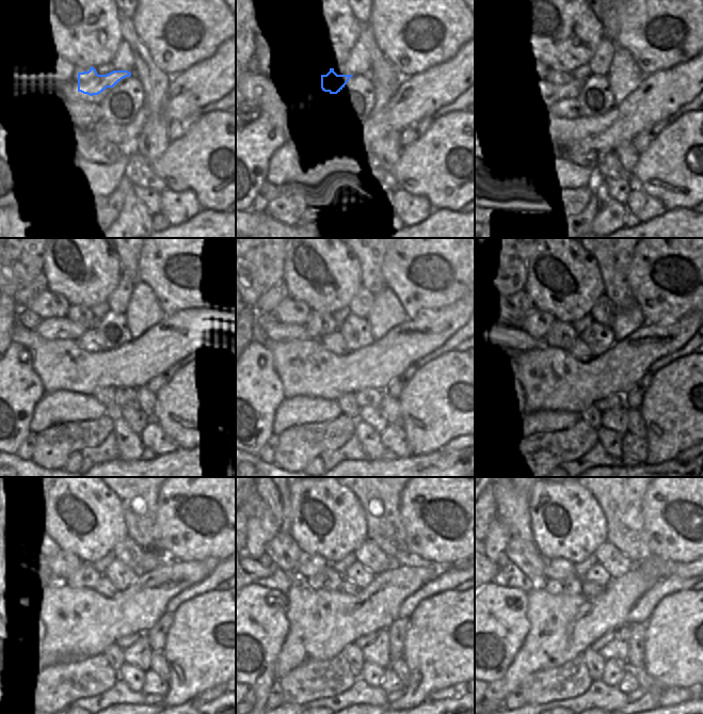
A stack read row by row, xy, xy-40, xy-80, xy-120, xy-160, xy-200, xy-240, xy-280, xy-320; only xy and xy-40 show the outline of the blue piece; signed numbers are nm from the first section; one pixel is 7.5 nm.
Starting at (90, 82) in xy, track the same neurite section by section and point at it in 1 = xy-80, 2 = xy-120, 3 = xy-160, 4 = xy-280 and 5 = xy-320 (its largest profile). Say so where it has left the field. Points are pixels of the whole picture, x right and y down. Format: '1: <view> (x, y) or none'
1: xy-80 (571, 84)
2: xy-120 (53, 328)
3: xy-160 (280, 332)
4: xy-280 (257, 571)
5: xy-320 (496, 568)

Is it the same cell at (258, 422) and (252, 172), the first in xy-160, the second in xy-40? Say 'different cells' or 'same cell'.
same cell

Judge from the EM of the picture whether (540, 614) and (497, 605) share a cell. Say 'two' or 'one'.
two

